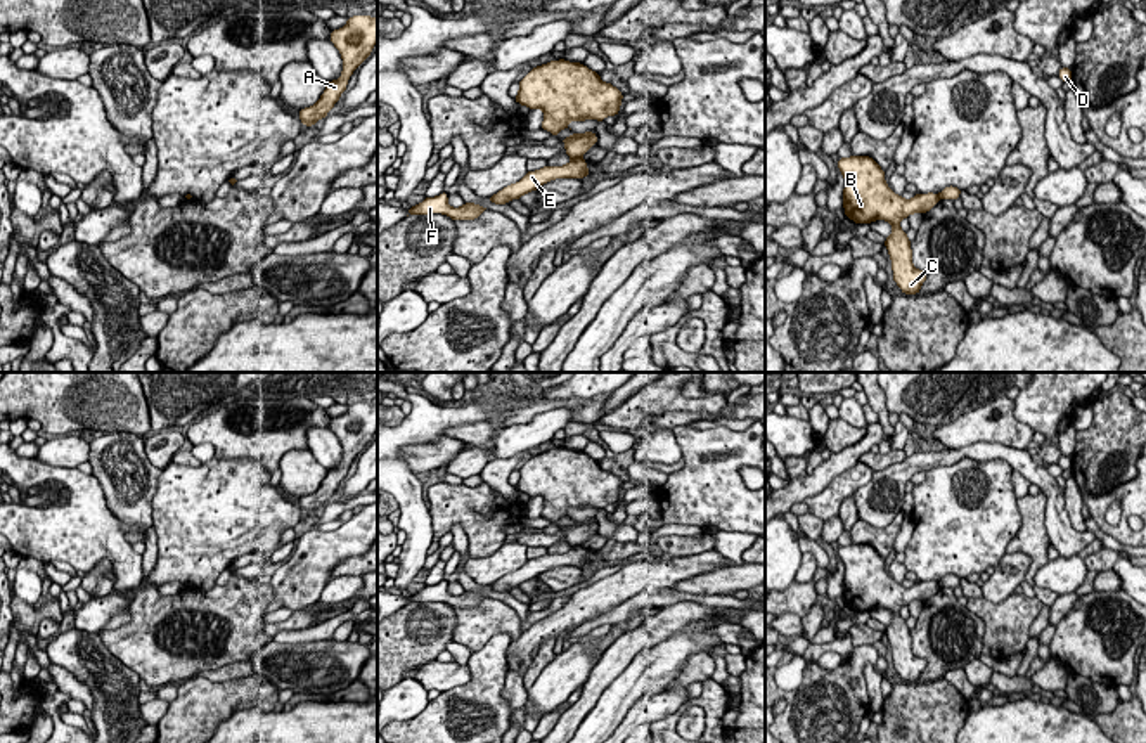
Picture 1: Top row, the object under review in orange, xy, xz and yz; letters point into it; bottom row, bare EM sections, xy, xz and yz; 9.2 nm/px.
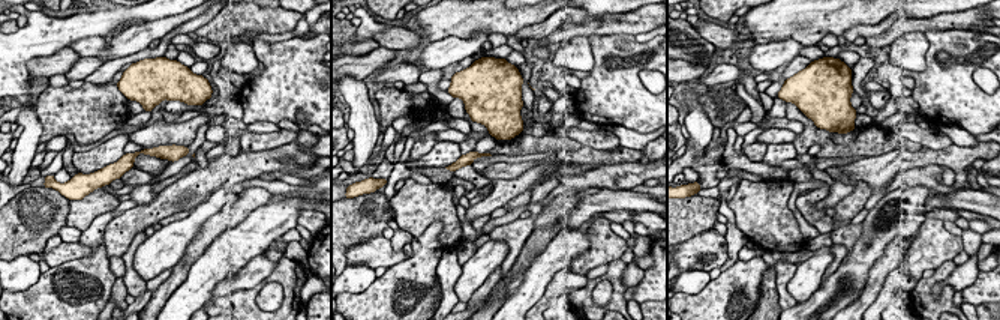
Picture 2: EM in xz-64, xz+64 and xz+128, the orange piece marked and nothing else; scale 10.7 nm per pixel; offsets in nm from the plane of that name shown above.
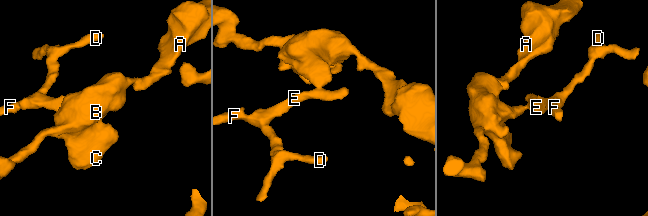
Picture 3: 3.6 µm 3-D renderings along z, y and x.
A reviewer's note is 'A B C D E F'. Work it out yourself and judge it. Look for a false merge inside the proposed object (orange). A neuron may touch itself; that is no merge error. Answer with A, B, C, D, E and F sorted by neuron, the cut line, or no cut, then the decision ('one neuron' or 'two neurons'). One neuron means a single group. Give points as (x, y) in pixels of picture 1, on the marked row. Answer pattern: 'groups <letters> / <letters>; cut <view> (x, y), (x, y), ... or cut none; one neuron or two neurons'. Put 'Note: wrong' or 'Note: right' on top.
Note: wrong
groups A B C / D E F; cut xz (580, 156), (572, 160); two neurons

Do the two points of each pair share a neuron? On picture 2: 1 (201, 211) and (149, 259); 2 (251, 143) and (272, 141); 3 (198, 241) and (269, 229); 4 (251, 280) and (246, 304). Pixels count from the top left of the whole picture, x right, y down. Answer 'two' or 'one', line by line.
1: one
2: one
3: two
4: two

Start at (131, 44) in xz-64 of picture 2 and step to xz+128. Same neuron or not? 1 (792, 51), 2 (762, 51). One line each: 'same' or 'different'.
1: same
2: same

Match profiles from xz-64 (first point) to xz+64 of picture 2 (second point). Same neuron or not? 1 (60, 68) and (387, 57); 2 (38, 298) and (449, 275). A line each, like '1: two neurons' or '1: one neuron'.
1: one neuron
2: two neurons

